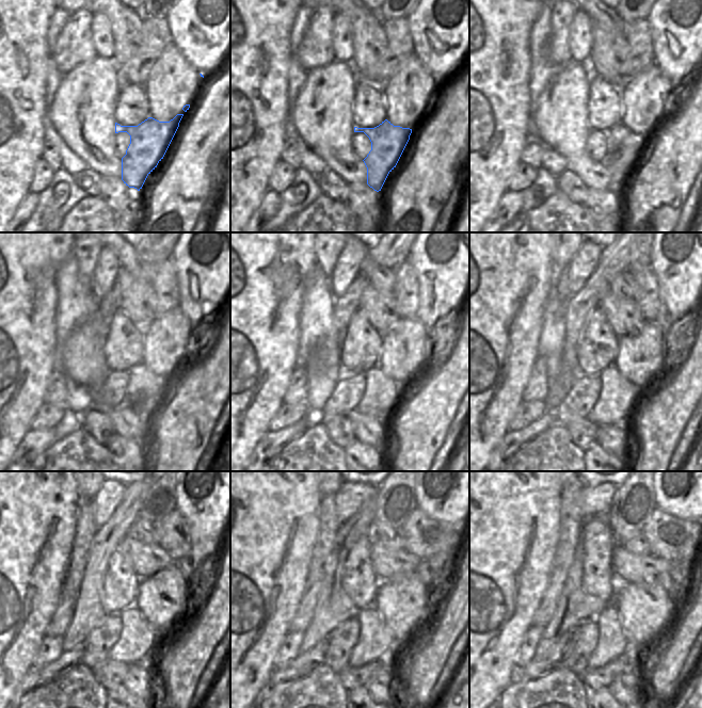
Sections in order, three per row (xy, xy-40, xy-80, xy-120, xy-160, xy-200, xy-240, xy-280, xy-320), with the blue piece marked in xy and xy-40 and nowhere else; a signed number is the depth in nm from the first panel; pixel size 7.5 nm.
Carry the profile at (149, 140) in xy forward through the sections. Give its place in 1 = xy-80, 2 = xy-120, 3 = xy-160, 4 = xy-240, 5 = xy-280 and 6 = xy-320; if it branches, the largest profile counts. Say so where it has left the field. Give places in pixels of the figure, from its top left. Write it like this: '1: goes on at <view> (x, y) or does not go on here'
1: goes on at xy-80 (628, 148)
2: goes on at xy-120 (153, 385)
3: goes on at xy-160 (392, 390)
4: goes on at xy-240 (145, 645)
5: goes on at xy-280 (384, 644)
6: goes on at xy-320 (620, 643)

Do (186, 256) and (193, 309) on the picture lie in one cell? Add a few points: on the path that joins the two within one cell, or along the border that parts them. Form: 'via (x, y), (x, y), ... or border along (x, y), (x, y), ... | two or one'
via (186, 269), (189, 296) | one

